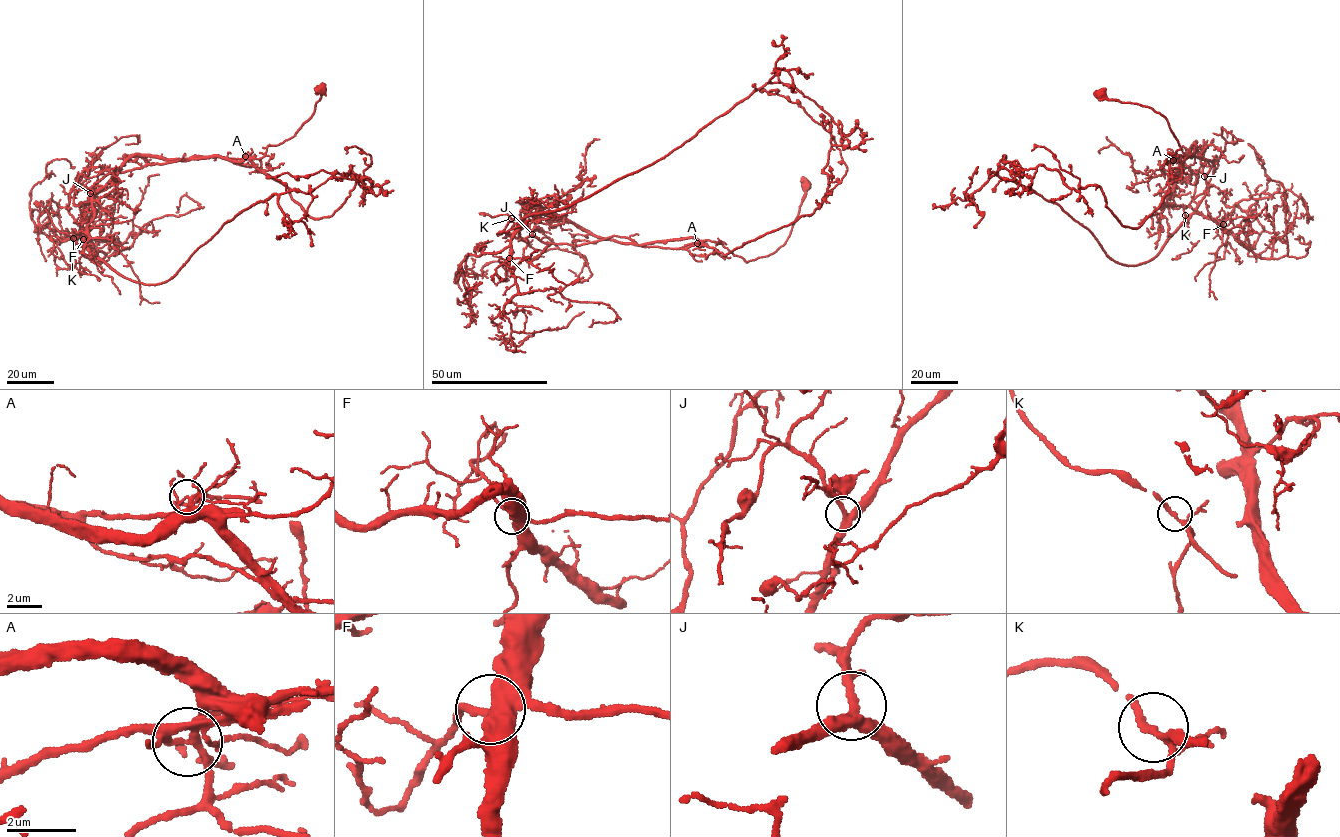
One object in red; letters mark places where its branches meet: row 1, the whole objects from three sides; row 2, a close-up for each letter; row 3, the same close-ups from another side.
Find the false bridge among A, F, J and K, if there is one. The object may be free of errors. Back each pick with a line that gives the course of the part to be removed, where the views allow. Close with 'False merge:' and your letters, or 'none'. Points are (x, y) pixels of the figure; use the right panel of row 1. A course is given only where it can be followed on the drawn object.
A: Course of the part to remove: (1173, 160), (1211, 160), (1208, 191), (1138, 264), (1111, 258), (1062, 207), (987, 171), (1018, 175), (1011, 191)
False merge: A

